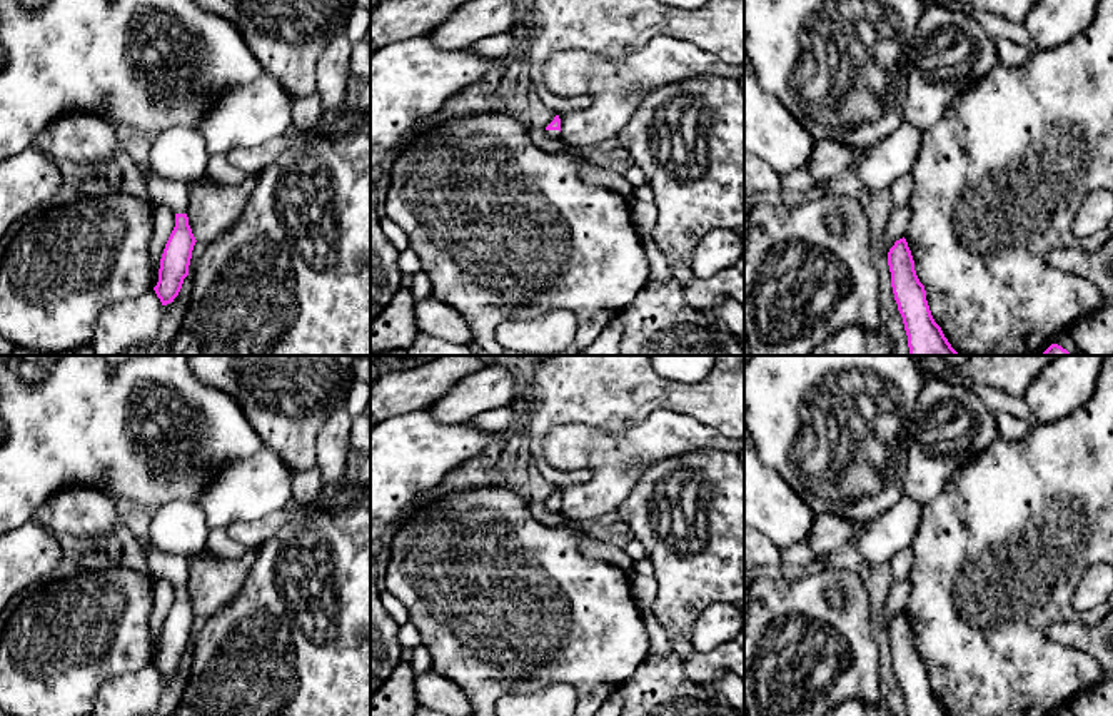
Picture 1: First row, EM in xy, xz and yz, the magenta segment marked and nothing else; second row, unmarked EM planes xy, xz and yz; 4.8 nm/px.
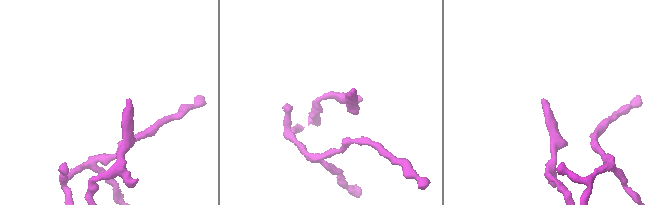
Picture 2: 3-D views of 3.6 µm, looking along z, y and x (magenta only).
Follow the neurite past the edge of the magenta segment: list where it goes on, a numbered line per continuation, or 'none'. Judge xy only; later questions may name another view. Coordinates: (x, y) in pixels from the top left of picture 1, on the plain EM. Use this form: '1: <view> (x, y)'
1: xy (167, 566)

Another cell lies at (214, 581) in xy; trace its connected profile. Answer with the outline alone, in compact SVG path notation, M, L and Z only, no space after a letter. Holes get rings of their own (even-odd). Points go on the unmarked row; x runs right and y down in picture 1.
M249 547L240 557L197 554L192 557L187 581L189 599L197 616L214 616L244 589L259 547Z

